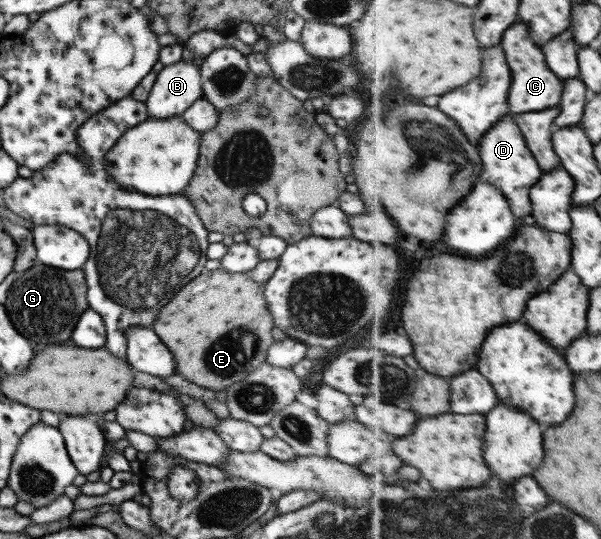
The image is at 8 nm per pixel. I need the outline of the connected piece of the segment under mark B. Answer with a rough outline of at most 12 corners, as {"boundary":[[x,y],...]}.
{"boundary":[[197,61],[156,73],[148,118],[178,116],[202,97]]}

